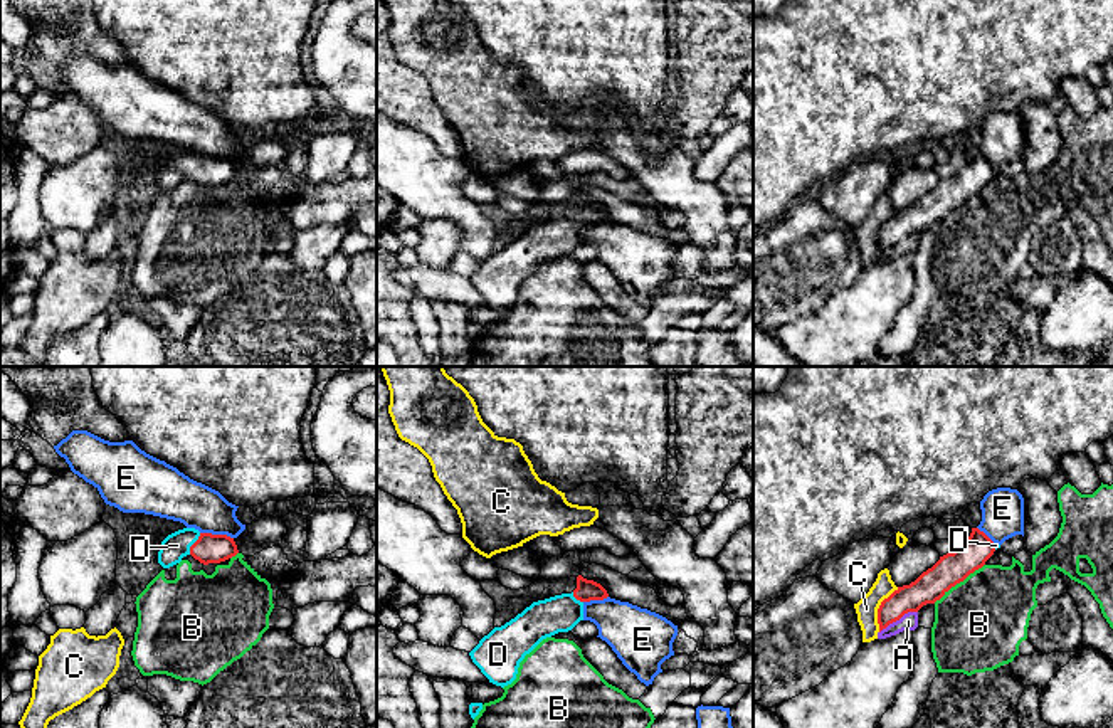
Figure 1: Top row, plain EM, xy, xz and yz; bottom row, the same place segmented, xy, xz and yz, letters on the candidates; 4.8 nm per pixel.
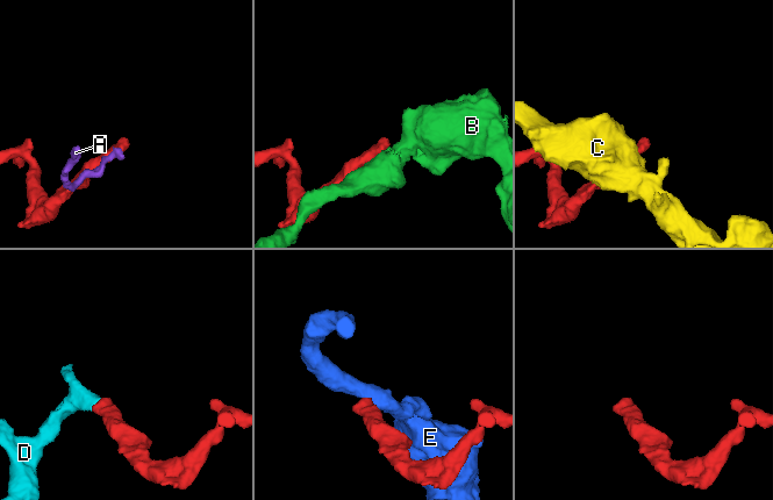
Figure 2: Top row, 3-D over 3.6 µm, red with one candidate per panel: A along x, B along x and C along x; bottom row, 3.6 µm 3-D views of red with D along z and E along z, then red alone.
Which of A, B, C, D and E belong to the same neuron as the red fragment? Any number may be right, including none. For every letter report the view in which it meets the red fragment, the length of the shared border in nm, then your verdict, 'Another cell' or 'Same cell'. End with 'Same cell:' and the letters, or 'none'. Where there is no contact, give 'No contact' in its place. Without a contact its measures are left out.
A: Touches red in yz. Shared border 220 nm. Another cell
B: Touches red in yz. Shared border 320 nm. Another cell
C: Touches red in yz. Shared border 240 nm. Another cell
D: Touches red in xy. Shared border 120 nm. Same cell
E: Touches red in xy. Shared border 160 nm. Another cell
Same cell: D

